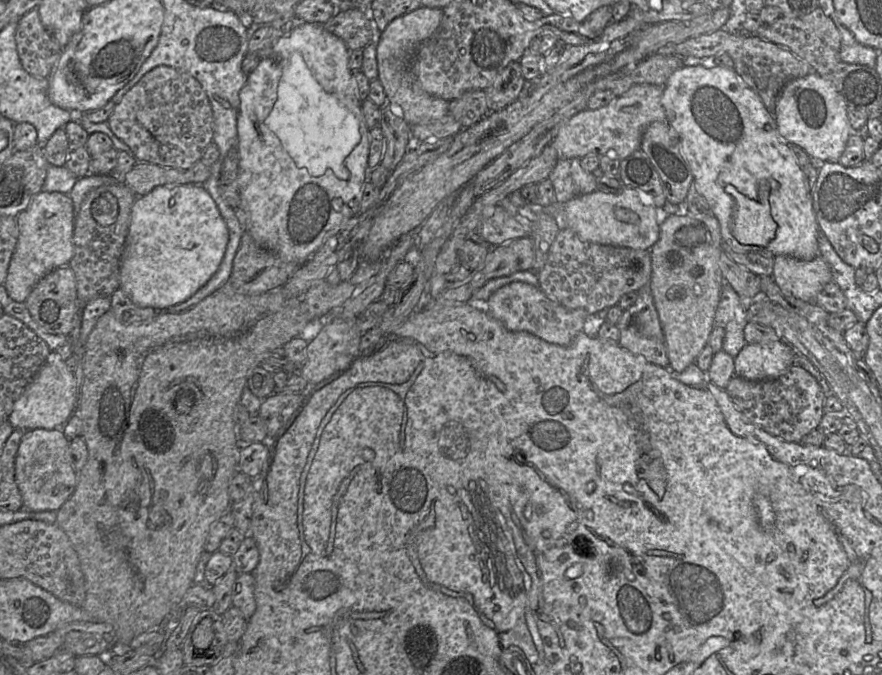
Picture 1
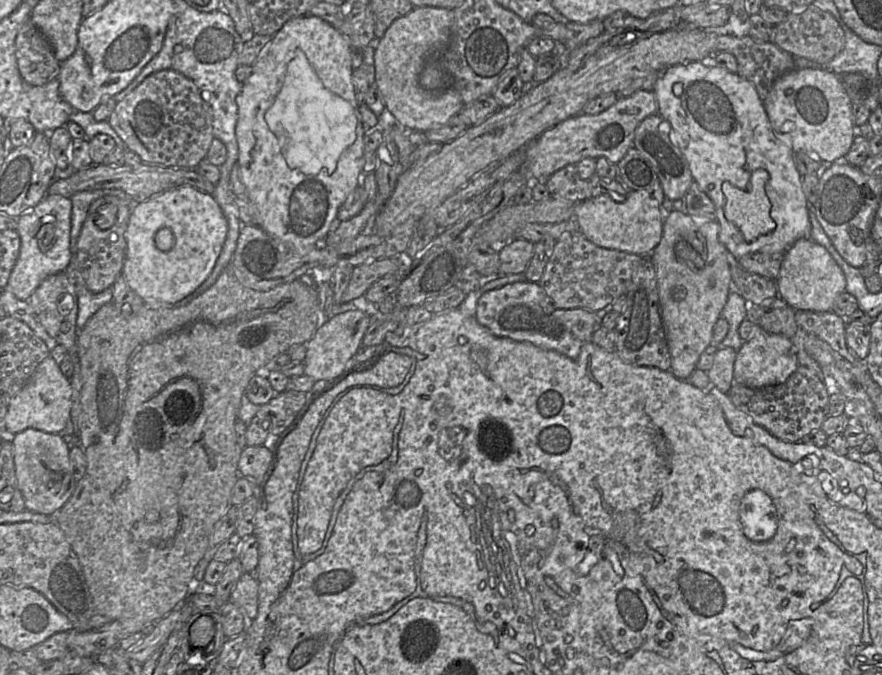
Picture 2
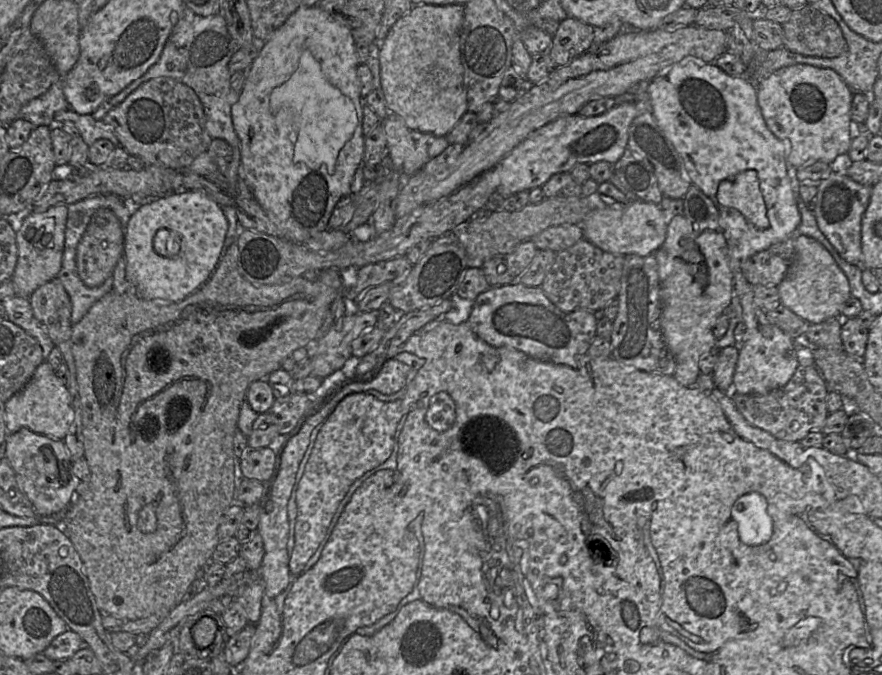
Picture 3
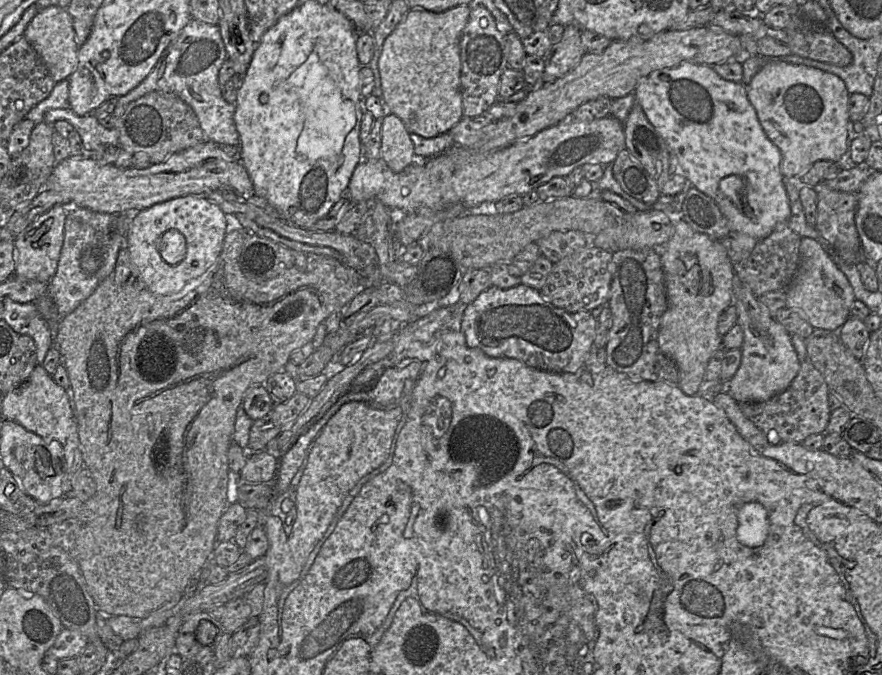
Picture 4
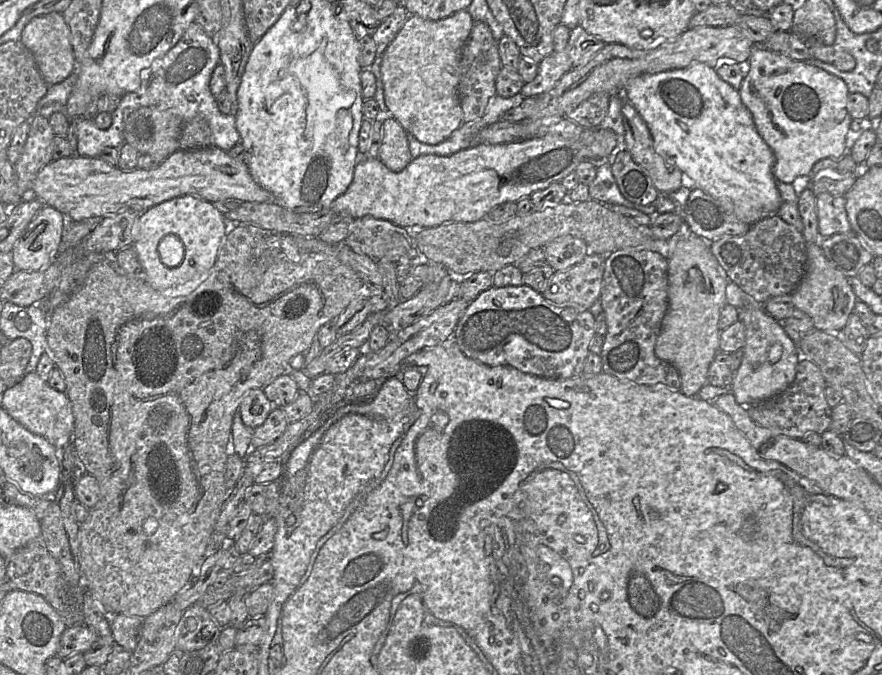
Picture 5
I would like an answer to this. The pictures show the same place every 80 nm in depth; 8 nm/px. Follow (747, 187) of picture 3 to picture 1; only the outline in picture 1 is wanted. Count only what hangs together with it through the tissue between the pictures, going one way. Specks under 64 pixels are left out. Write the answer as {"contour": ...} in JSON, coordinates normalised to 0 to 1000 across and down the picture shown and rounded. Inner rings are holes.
{"contour":[[[864,267],[861,271],[858,295],[848,293],[827,273],[821,281],[833,296],[828,335],[837,356],[845,363],[870,364],[882,338],[870,299],[874,283],[873,268]]]}

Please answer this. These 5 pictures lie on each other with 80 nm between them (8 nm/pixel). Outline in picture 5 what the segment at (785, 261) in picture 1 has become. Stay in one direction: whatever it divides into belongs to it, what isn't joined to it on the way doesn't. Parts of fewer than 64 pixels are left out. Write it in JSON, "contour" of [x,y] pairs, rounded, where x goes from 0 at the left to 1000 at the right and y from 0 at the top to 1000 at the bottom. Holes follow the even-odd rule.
{"contour":[[[930,360],[914,361],[915,388],[913,406],[901,430],[896,436],[902,458],[916,465],[924,487],[934,492],[954,492],[963,468],[967,464],[972,440],[960,410],[948,400],[937,384]]]}

